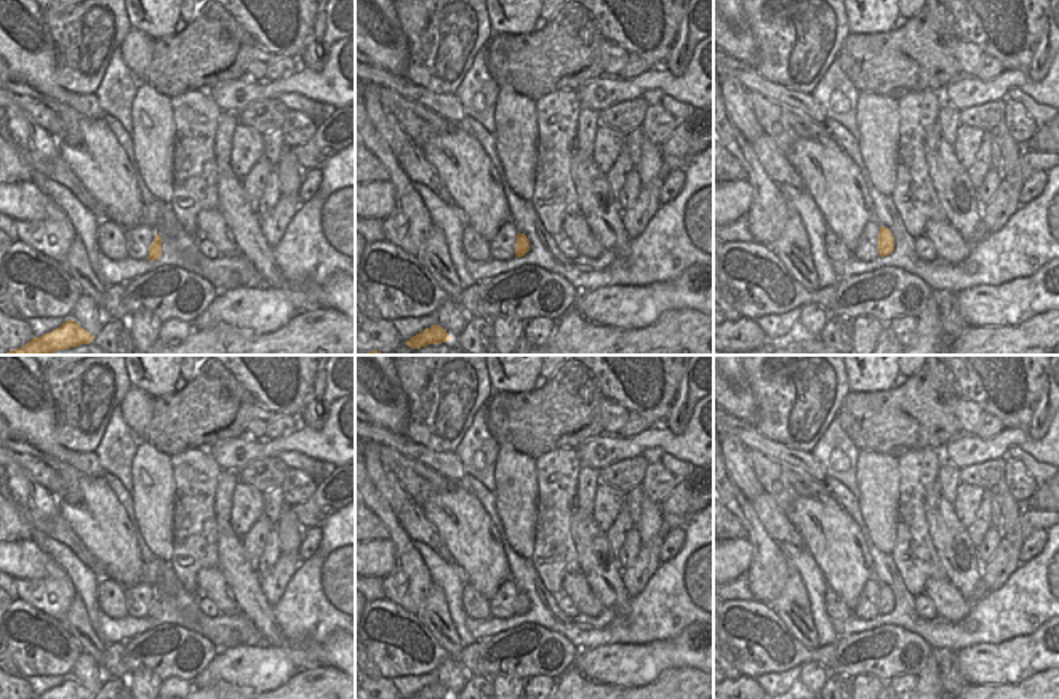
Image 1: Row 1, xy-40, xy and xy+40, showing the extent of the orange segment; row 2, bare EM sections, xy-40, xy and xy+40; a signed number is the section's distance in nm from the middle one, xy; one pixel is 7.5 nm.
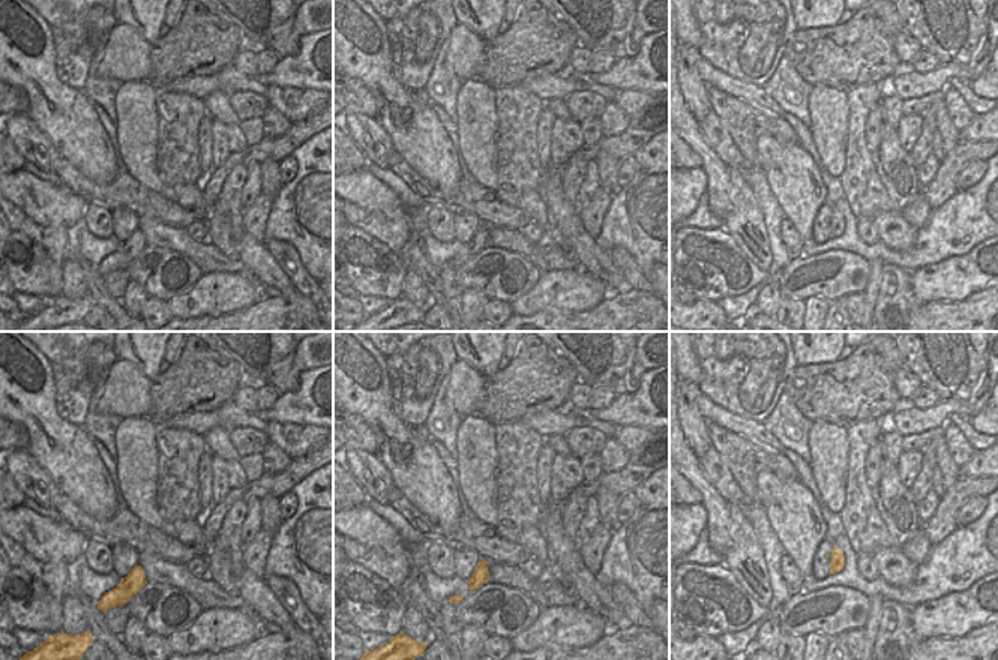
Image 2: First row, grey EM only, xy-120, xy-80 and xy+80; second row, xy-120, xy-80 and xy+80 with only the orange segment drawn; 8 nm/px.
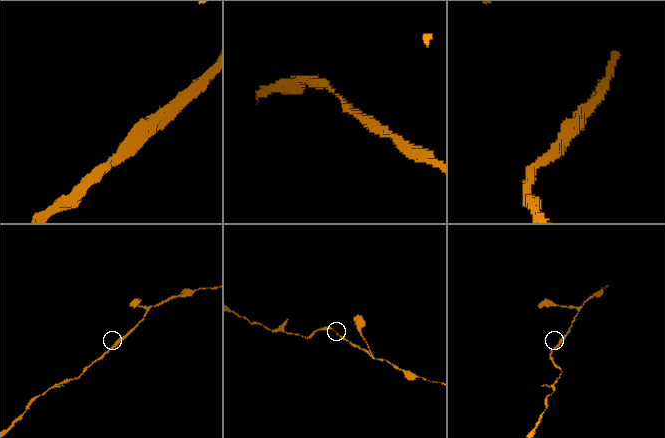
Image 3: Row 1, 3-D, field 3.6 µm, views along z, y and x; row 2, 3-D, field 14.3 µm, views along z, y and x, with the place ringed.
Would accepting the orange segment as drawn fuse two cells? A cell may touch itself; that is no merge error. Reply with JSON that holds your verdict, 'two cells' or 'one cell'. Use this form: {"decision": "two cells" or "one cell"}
{"decision": "one cell"}

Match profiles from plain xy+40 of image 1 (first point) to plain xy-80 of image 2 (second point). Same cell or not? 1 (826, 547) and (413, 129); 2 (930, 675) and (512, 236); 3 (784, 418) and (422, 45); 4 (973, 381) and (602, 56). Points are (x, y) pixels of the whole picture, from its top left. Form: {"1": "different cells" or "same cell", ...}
{"1": "same cell", "2": "different cells", "3": "same cell", "4": "different cells"}

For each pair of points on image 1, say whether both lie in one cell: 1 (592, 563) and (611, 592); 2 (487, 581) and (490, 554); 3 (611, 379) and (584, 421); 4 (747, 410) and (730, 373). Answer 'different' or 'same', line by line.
1: same
2: same
3: different
4: same

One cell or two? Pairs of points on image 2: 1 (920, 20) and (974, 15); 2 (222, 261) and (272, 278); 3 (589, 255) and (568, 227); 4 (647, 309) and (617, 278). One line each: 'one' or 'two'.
1: one
2: two
3: one
4: two

